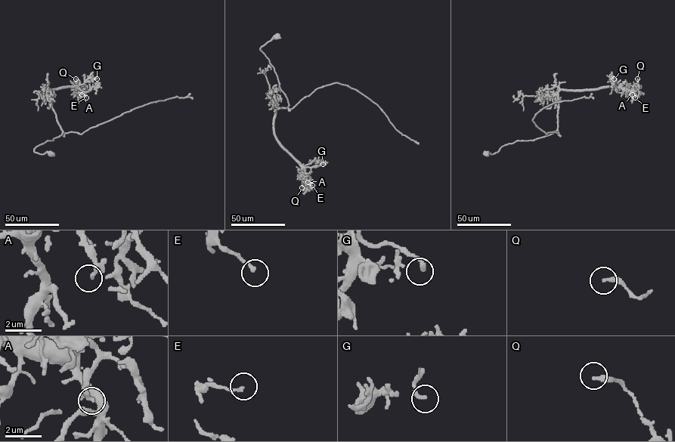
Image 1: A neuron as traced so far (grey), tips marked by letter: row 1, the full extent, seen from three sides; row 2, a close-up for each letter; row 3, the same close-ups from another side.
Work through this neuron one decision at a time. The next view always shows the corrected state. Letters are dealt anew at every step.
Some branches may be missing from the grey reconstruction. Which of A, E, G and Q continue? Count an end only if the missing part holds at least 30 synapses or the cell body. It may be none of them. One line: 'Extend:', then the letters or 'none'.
Extend: none

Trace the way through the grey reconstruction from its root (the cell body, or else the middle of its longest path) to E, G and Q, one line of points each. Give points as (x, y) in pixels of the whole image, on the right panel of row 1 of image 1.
E: (487, 153), (493, 154), (516, 140), (552, 133), (557, 128), (561, 90), (614, 87), (633, 91), (635, 97)
G: (487, 153), (493, 154), (516, 140), (552, 133), (557, 128), (559, 91), (614, 87), (617, 91), (614, 78)
Q: (487, 153), (552, 133), (561, 90), (631, 91), (637, 78)

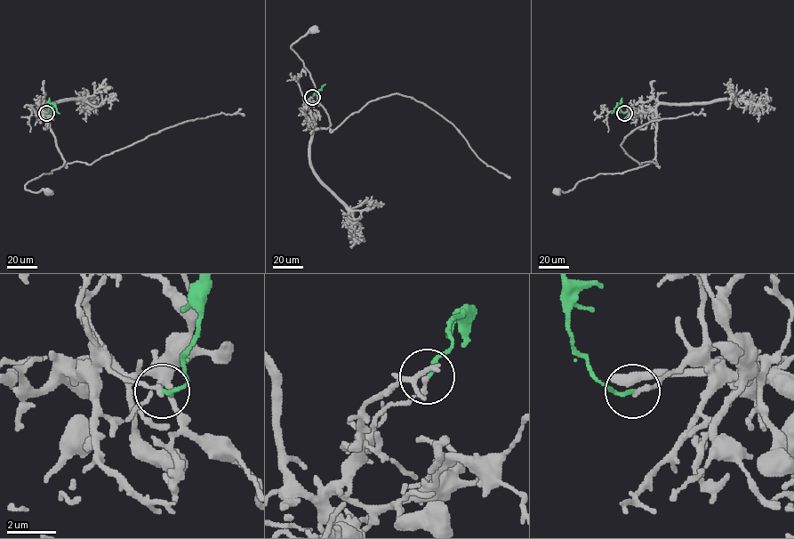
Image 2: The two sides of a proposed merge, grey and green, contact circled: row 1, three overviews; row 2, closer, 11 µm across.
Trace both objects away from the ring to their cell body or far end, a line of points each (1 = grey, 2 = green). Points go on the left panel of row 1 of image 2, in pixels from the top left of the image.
1: (47, 113), (42, 111), (50, 110), (49, 128), (64, 163), (25, 185), (35, 192), (47, 191)
2: (47, 113), (52, 103), (60, 113)

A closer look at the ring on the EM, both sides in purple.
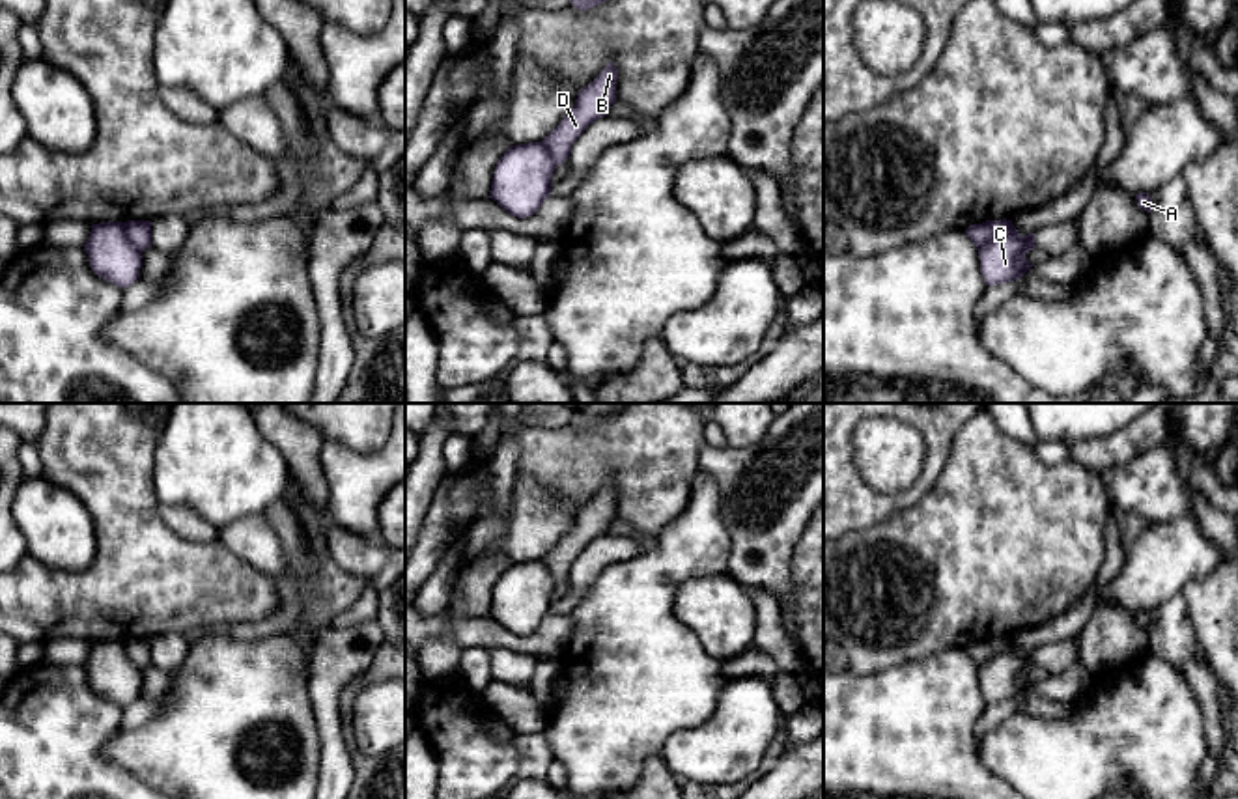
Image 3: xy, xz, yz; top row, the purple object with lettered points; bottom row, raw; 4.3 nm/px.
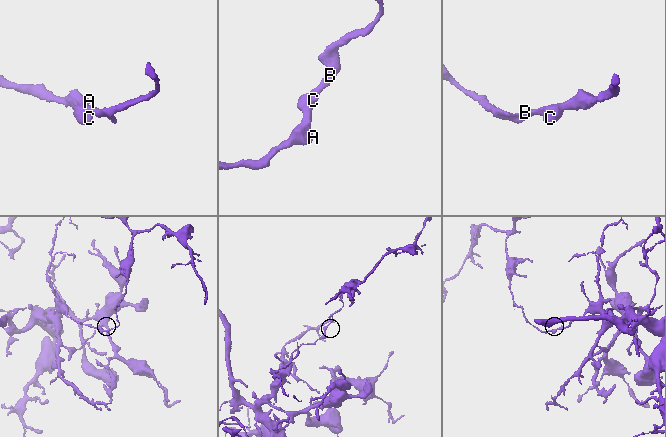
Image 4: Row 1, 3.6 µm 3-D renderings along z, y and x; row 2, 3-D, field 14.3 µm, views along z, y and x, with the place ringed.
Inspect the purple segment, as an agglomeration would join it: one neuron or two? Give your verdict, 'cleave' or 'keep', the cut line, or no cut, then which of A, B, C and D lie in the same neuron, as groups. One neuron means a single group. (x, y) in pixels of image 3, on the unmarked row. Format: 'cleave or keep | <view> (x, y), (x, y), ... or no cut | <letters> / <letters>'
cleave | yz (1011, 639), (1005, 650), (992, 656), (979, 669) | A C / B D

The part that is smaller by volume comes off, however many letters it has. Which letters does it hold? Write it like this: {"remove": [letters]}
{"remove": ["B", "D"]}

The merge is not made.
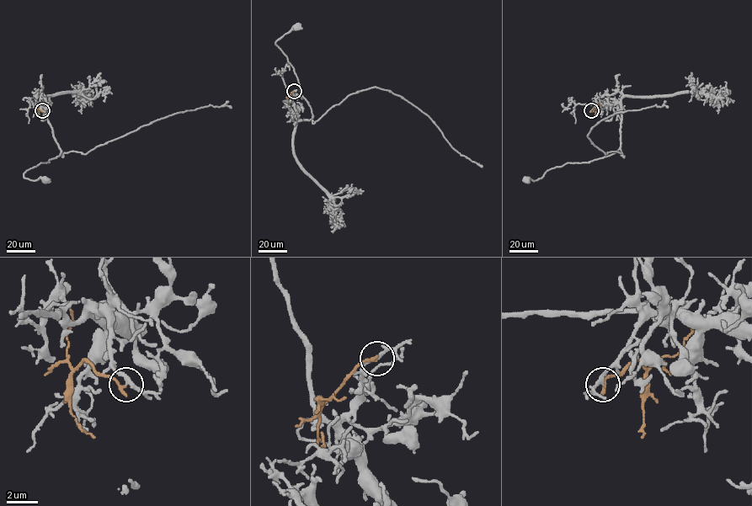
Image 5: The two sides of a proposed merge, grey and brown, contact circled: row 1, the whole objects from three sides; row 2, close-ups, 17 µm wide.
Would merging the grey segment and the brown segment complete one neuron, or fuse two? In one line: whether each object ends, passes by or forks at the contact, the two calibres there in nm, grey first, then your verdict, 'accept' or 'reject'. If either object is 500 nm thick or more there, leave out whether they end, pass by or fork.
grey passes by; brown ends; calibres 240 and 240 nm; reject

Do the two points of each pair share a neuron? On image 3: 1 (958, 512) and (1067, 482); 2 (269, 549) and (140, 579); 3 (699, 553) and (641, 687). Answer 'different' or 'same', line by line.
1: same
2: different
3: same

